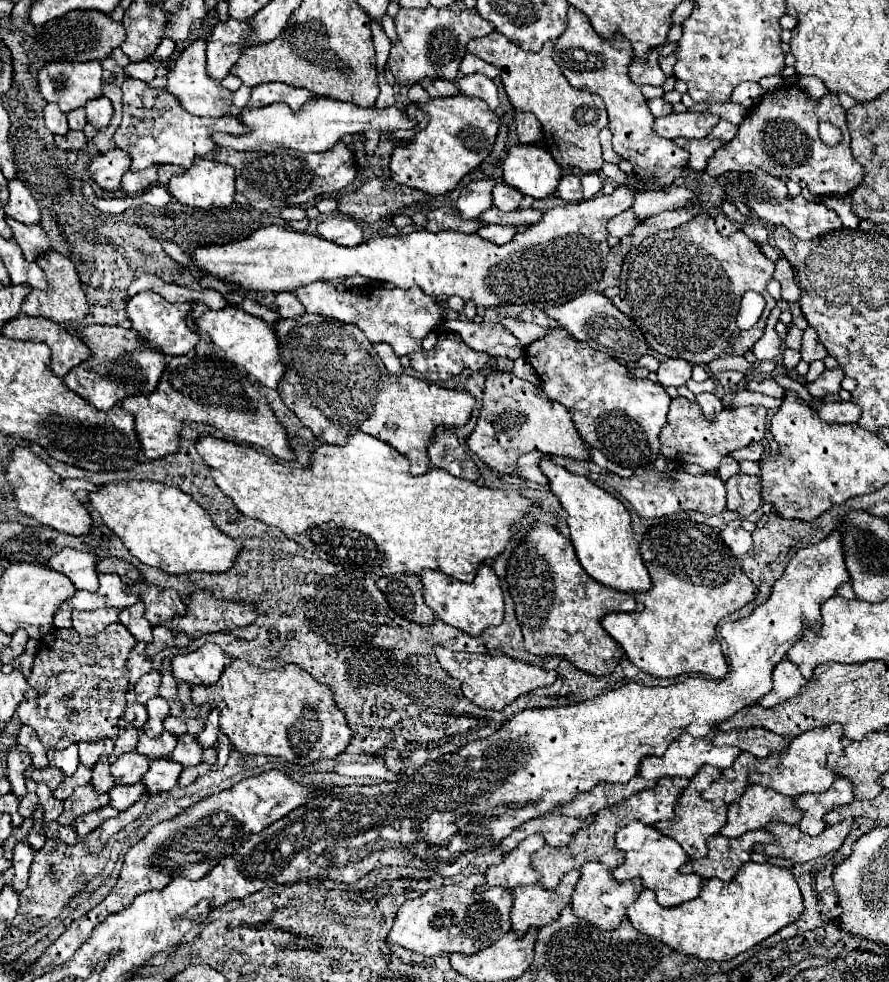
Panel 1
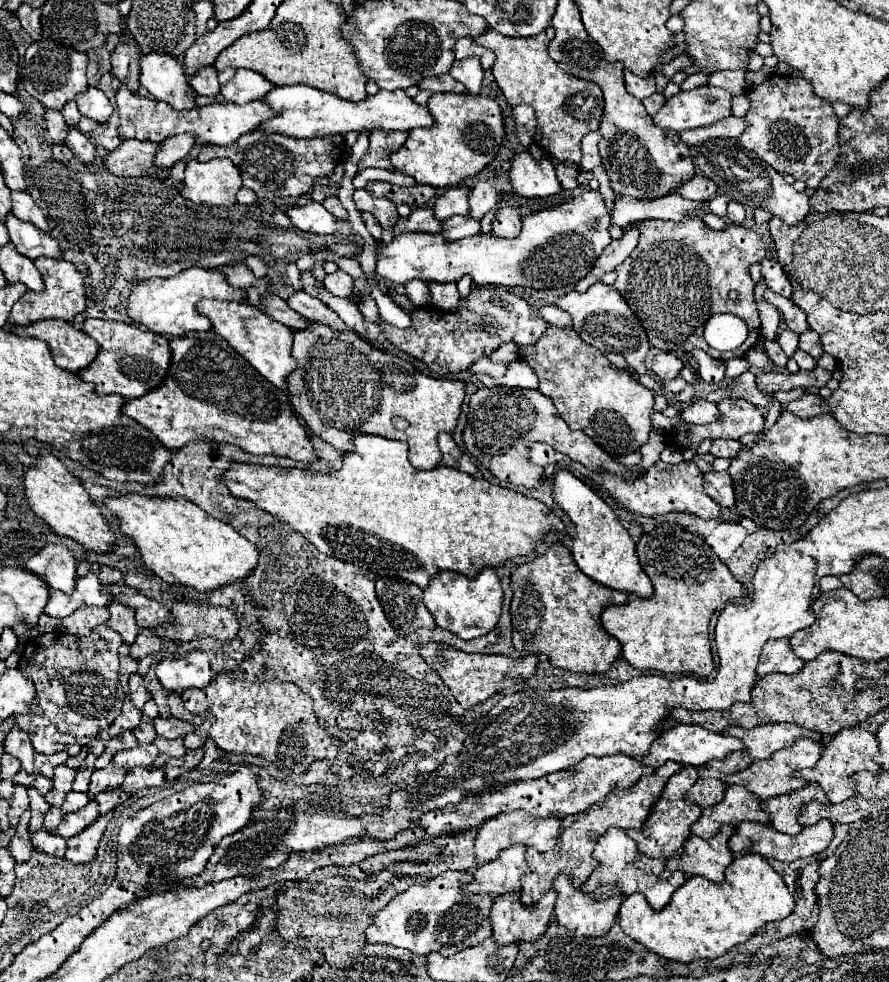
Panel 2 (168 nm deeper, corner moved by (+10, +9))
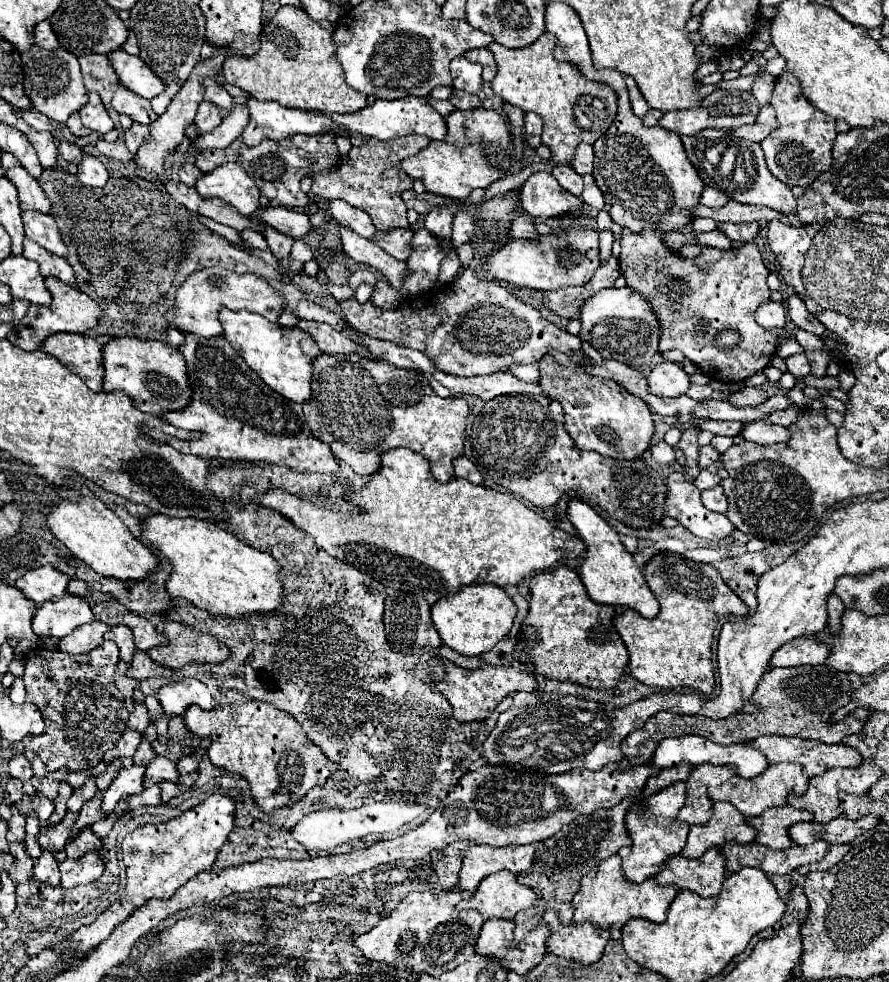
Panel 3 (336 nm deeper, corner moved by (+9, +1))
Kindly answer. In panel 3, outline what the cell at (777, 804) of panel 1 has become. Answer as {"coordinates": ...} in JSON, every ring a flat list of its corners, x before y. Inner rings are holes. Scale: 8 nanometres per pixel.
{"coordinates":[[726,801,712,805,712,819,704,825,692,825,688,833,688,843,682,849,682,857,686,859,698,859,704,855,710,847,724,847,730,841,736,841,740,845,752,843,756,837,756,829,746,825,744,815,734,809,734,805,728,805]]}

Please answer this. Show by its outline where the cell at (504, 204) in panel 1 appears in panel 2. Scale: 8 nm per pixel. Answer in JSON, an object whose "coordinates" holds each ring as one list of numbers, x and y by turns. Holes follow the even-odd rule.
{"coordinates":[[479,181,471,195,469,195,469,207,471,207,471,217,481,219,489,209,493,209,499,201,499,189,491,181]]}

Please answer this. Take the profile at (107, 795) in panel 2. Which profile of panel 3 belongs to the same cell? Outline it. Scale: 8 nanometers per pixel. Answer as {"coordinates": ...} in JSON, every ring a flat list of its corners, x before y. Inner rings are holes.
{"coordinates":[[108,817,108,819,102,819,102,821,98,821,98,823,96,823,96,825,92,825,90,829,92,829,92,833,94,833,96,837,104,839,104,837,108,837,108,833,110,833,112,825,114,825,114,821]]}

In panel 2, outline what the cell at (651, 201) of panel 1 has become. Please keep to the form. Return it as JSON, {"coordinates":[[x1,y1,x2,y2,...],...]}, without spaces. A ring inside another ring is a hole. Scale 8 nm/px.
{"coordinates":[[695,175,689,181,685,181,685,185,679,185,673,191,685,199,691,199,691,201,709,201,715,197,717,185,703,175]]}

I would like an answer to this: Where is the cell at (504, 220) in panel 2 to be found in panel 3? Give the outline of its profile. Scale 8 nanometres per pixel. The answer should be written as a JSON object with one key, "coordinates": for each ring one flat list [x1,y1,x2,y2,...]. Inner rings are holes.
{"coordinates":[[520,215,512,223,512,237,514,239,538,239,538,231,534,227,534,219,528,215]]}

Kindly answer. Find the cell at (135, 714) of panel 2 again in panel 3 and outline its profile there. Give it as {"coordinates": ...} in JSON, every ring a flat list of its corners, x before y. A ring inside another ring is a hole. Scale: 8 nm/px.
{"coordinates":[[126,729,120,737,120,741,114,745,114,749,110,749,108,753,104,753,104,763,110,763,112,759,122,759,122,757,132,757,140,745,142,737,140,733]]}

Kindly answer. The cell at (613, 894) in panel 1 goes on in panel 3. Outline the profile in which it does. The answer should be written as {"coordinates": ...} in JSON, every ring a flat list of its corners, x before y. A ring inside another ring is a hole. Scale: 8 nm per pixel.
{"coordinates":[[548,911,542,921,550,927,548,951,556,957,592,965,602,957,602,951,612,937,608,929,594,929,592,923,564,927,554,911]]}

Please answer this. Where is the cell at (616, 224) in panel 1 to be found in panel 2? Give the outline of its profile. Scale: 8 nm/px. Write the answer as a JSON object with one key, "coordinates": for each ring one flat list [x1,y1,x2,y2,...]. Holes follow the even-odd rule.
{"coordinates":[[677,193,663,195,659,199,635,199,635,197,617,197,611,211,611,223,619,227,629,227,645,219,669,219,683,221,687,215,697,211,701,203,687,201]]}

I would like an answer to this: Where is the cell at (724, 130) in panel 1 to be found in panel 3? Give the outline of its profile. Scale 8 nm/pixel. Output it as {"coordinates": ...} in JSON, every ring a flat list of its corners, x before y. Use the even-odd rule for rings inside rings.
{"coordinates":[[762,71,762,73,756,77,756,81,754,81,754,85,752,85,752,93,756,95,760,107,764,107,766,103,770,103,774,85,776,85,776,79,774,79,768,71]]}

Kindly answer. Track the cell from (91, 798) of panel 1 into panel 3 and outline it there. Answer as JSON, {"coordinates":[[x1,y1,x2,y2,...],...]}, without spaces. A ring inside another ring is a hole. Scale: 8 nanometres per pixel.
{"coordinates":[[66,813,66,817,58,823,58,825,46,825,40,829,38,833,38,843,42,849,48,849,50,853,58,853,58,851,64,851,64,845,68,843,68,837,70,837,70,831,72,831,72,825,76,821,76,813]]}

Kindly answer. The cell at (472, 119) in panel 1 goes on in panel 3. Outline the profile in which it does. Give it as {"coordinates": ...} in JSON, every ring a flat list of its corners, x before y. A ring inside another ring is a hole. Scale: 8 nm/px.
{"coordinates":[[486,109,454,111,446,123,446,139,432,141,426,149,402,161,402,169,412,179,422,179,426,191,450,199,464,199,474,189,486,189,492,181,508,173,512,137,508,121,500,113]]}

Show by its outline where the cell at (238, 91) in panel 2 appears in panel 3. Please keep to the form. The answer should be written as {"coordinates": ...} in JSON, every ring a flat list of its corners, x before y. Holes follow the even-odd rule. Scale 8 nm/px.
{"coordinates":[[204,77,204,89,206,89,206,93,204,93,204,99,206,101,210,101,212,105,216,105,218,109,230,109,230,105,232,105,232,99,230,99,230,95,226,93,226,89,222,87,222,85,218,85,212,77]]}

